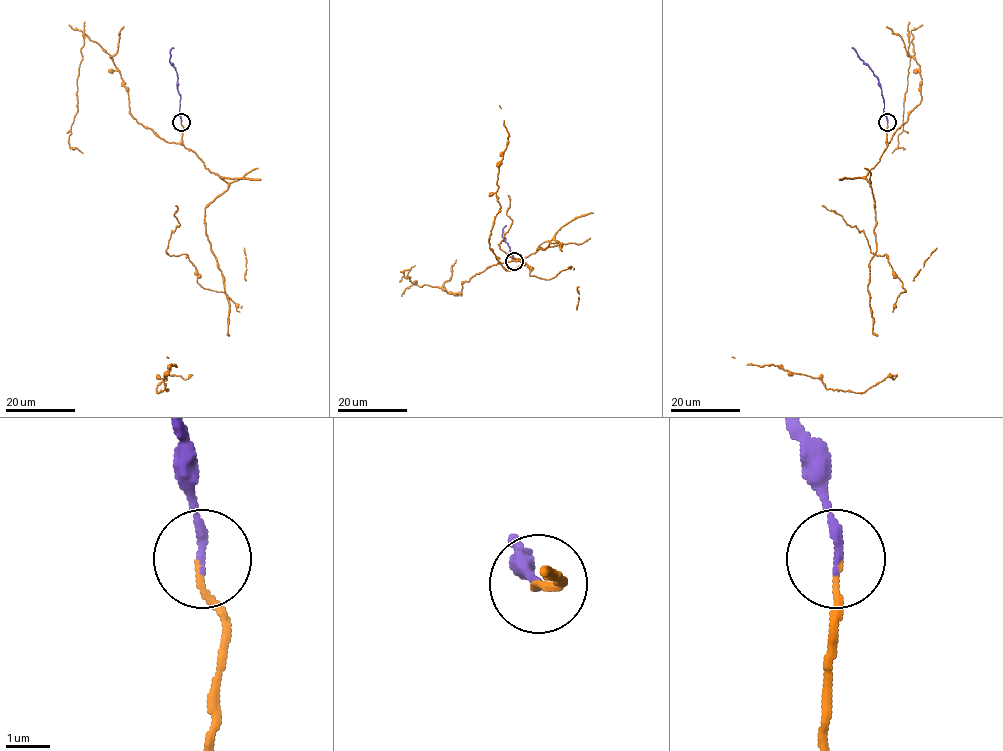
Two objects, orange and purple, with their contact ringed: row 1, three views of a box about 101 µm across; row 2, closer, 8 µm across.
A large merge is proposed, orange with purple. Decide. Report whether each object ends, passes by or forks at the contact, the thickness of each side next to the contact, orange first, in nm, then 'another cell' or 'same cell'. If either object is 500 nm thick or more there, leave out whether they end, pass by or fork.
orange ends | purple ends | 140/190 nm | same cell

